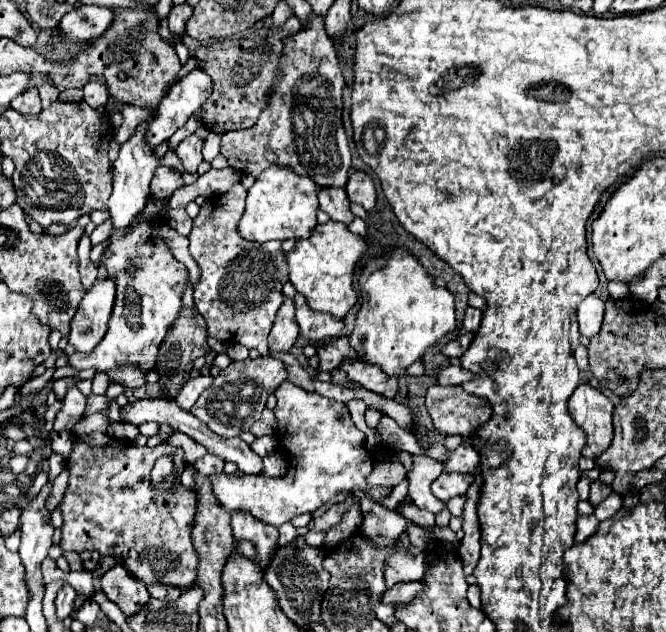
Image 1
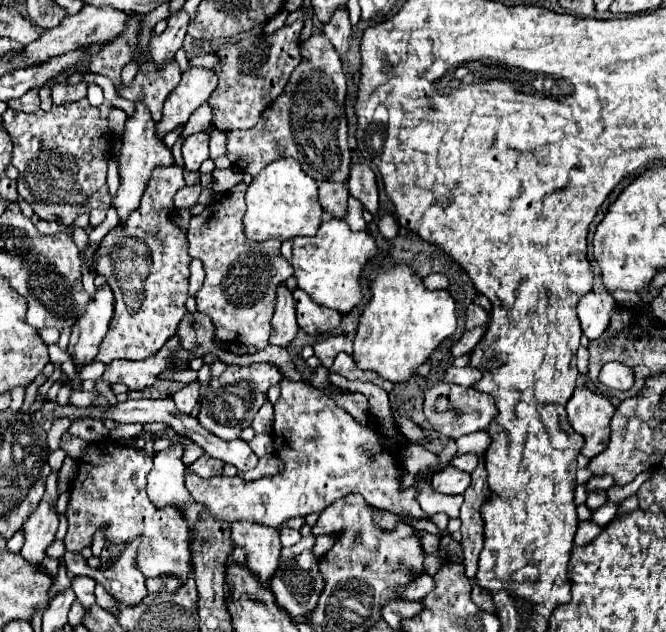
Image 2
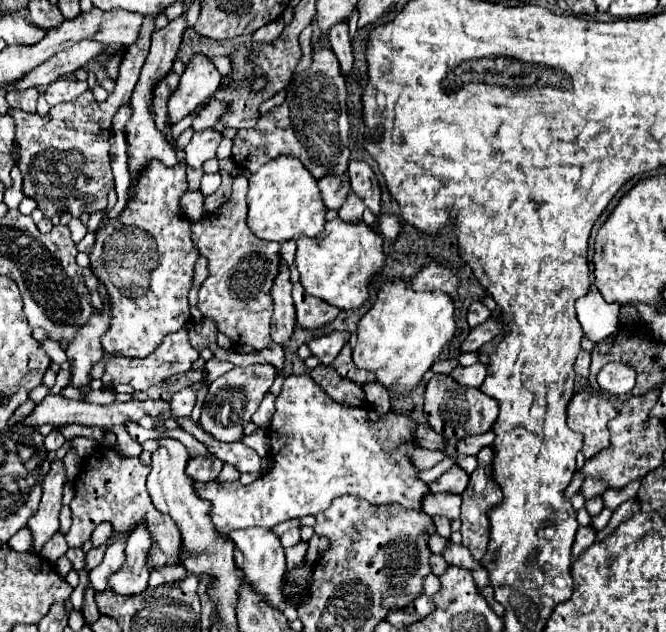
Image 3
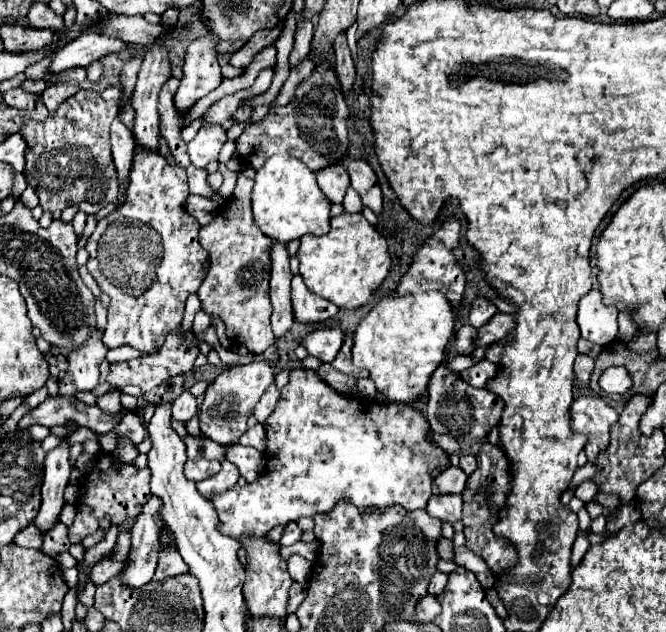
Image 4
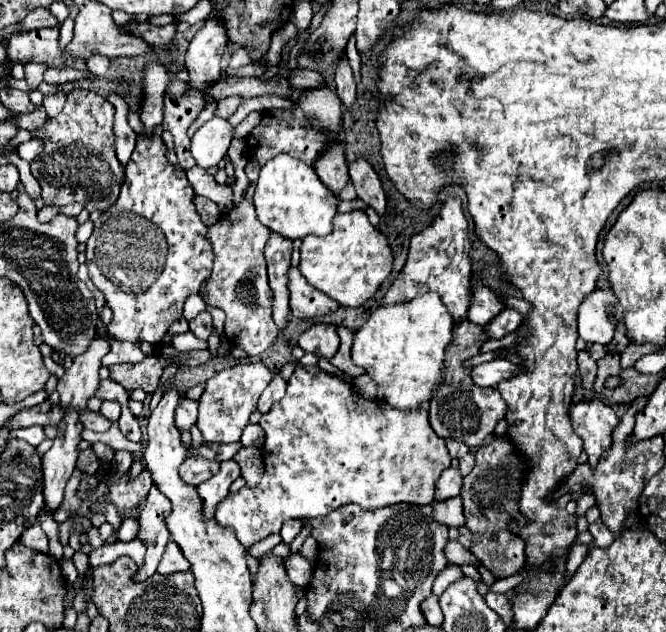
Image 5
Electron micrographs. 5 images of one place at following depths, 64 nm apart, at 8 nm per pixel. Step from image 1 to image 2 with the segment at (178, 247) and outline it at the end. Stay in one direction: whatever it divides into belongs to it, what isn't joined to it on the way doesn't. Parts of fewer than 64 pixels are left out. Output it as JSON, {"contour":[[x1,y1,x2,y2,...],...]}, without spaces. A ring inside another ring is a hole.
{"contour":[[192,258,192,260,190,260,189,269,190,277,188,294,194,296,194,294,198,292,198,288,200,288,200,284,202,284,202,280,204,280,204,268,202,268,202,262,200,262,200,260]]}

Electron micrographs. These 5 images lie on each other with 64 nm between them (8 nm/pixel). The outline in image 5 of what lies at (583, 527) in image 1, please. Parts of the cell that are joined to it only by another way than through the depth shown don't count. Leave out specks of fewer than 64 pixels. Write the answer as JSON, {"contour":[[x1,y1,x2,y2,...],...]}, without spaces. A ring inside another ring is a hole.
{"contour":[[572,544,570,554,568,554,568,564,566,564,566,576,568,578,576,572,576,568,586,558,586,554,588,554,588,546,586,544]]}

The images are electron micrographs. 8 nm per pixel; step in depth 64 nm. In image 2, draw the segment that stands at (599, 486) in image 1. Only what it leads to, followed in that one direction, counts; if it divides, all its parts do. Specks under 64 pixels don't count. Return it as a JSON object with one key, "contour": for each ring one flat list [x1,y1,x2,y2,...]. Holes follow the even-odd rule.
{"contour":[[594,490,594,492,590,492,590,494,588,494,586,506,588,506,590,510,596,510,596,508,600,508,600,506,602,506,606,500,608,500,606,490]]}

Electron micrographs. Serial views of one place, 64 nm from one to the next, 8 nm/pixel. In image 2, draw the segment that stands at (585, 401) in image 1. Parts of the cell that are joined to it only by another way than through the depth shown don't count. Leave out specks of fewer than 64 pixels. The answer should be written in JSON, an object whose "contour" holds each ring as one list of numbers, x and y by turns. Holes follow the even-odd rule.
{"contour":[[576,388,572,398,568,400,568,420,572,428,586,440,582,448,582,454,586,458,594,458,602,450,606,450,610,440,610,418,614,410,616,408,608,398,594,394,588,388]]}

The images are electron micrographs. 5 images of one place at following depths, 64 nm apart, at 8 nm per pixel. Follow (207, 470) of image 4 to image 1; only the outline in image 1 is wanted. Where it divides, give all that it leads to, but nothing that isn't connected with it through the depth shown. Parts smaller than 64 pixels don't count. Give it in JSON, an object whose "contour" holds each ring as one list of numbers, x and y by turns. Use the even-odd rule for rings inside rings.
{"contour":[[206,454,204,458,196,460,194,462,194,468,202,474,208,474,208,476,214,476,214,474,220,474,224,470,224,460,220,460,218,456,212,456,212,454]]}

